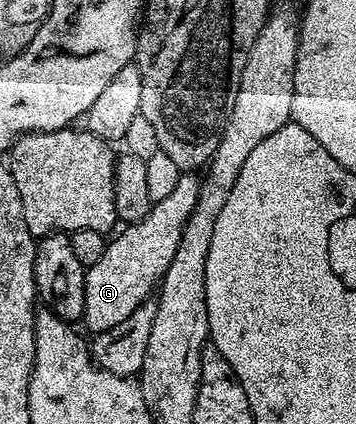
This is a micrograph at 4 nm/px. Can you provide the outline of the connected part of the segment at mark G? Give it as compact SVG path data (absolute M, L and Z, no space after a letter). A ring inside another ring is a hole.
M180 175L177 186L173 186L165 198L154 201L141 222L126 225L120 236L112 235L101 262L86 269L82 323L87 324L91 334L113 330L113 326L125 322L137 306L148 303L150 296L147 295L158 289L165 270L169 270L169 262L173 262L173 254L177 254L181 234L185 234L193 206L197 206L200 183L198 175Z

